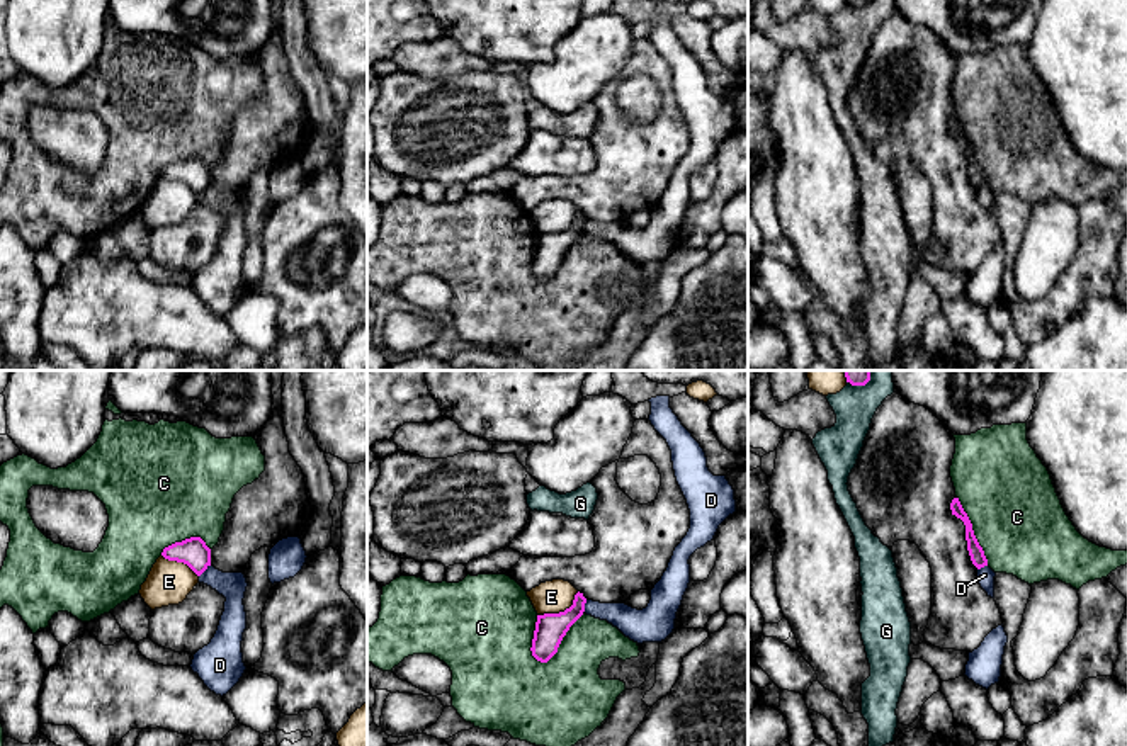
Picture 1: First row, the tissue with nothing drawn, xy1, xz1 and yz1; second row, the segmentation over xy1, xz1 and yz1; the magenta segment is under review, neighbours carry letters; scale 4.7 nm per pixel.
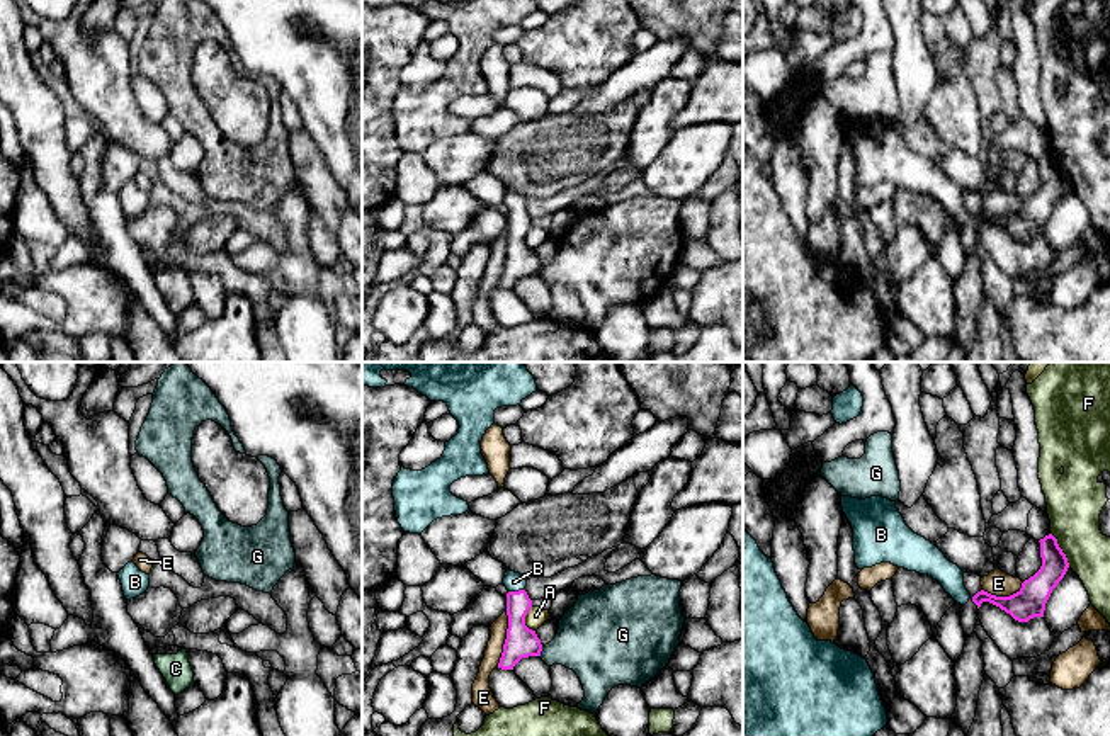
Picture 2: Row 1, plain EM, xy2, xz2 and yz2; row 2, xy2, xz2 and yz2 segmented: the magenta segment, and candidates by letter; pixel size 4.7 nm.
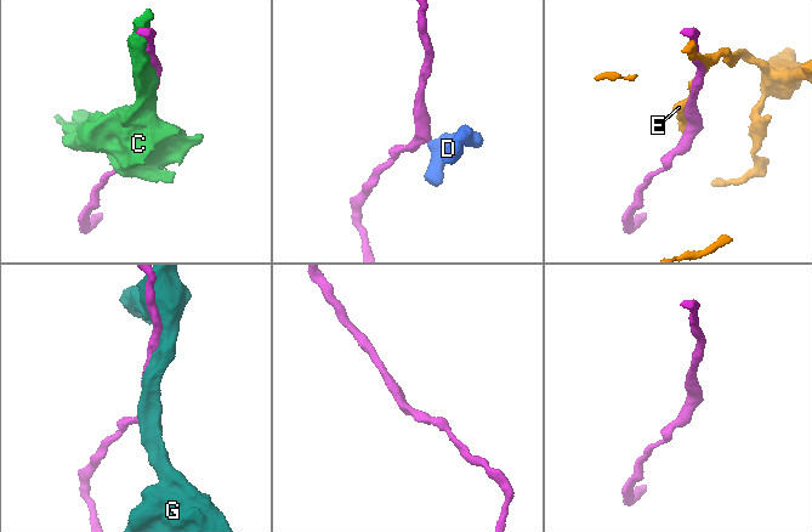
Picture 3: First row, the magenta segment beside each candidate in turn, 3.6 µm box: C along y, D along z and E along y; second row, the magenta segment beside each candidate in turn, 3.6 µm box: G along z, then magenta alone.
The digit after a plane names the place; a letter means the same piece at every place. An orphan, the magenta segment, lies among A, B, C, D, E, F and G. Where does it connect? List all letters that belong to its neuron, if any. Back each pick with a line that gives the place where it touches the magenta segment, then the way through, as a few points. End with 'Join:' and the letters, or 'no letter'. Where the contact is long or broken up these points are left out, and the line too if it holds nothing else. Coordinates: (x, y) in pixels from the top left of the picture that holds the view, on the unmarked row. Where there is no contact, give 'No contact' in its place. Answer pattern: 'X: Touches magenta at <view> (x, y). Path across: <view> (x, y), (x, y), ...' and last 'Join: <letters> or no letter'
B: Touches magenta at xz2 (515, 211). Path across: xz2 (521, 260), (517, 254), (515, 211), (514, 201)
Join: B

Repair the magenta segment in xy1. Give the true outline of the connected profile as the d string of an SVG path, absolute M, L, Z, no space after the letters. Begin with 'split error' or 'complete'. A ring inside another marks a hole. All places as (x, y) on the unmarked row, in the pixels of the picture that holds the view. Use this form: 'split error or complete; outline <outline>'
complete; outline M190 156L163 168L161 175L168 180L187 184L197 195L211 185L211 168L201 156Z

